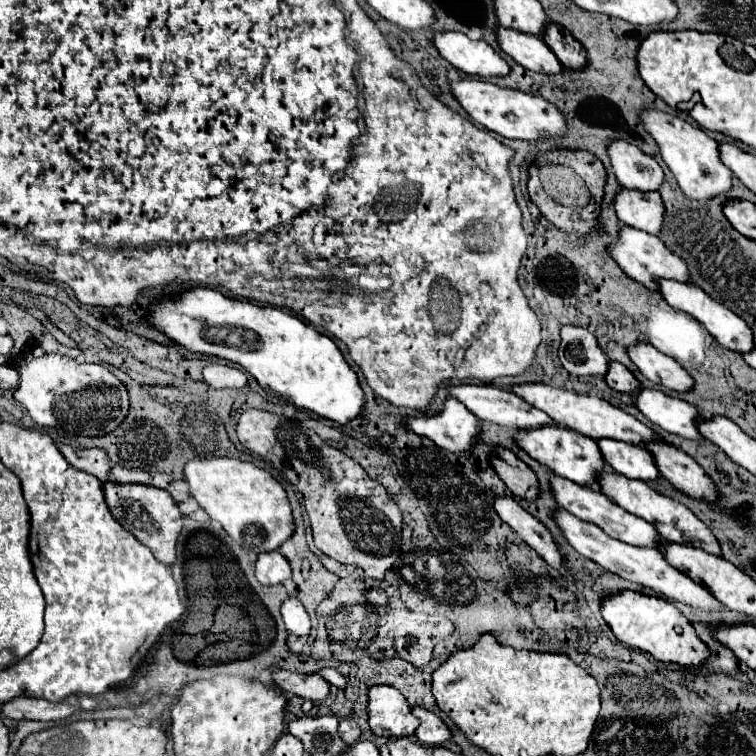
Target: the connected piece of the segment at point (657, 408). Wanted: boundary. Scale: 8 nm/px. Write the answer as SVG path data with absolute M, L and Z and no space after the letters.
M640 389L634 397L636 409L654 425L668 433L700 441L702 435L696 429L698 409L682 399L668 397L658 389Z

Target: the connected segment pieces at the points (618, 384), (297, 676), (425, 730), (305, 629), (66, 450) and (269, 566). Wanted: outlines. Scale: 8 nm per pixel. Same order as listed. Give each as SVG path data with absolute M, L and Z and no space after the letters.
M610 361L604 381L608 383L608 387L612 387L616 391L624 391L624 393L632 393L632 391L640 389L640 383L636 381L636 377L622 363L616 363L616 361Z
M282 669L274 673L274 683L280 691L286 691L310 701L324 701L330 695L330 683L318 673L306 675L306 673Z
M414 707L412 713L420 719L420 727L416 729L416 739L424 745L444 745L446 741L452 739L452 733L448 725L432 711Z
M290 595L282 603L282 617L286 623L286 631L294 635L310 635L310 617L304 611L302 603L298 603L296 595Z
M58 443L60 453L72 463L76 469L86 471L100 481L110 481L110 471L112 471L112 461L108 459L108 453L104 449L72 449L68 445Z
M268 551L260 553L256 561L256 579L262 585L278 585L286 581L292 575L290 563L286 557L282 557L280 551Z

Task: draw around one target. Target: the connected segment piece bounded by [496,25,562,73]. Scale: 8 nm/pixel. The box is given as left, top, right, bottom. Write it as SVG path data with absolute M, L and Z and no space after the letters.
M496 27L498 47L512 57L518 65L538 73L558 73L562 69L556 55L538 35L526 35L522 31L510 31L508 27Z

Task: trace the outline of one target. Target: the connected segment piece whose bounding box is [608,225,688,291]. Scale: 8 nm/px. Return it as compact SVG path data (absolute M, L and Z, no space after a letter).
M622 225L620 233L618 233L618 239L608 245L608 255L618 263L618 267L628 277L632 277L634 281L646 285L652 291L658 291L658 283L656 283L658 277L662 277L662 279L678 279L678 281L688 283L688 267L686 267L686 263L682 263L682 259L676 257L656 235L650 235L646 231L638 231L634 227Z

